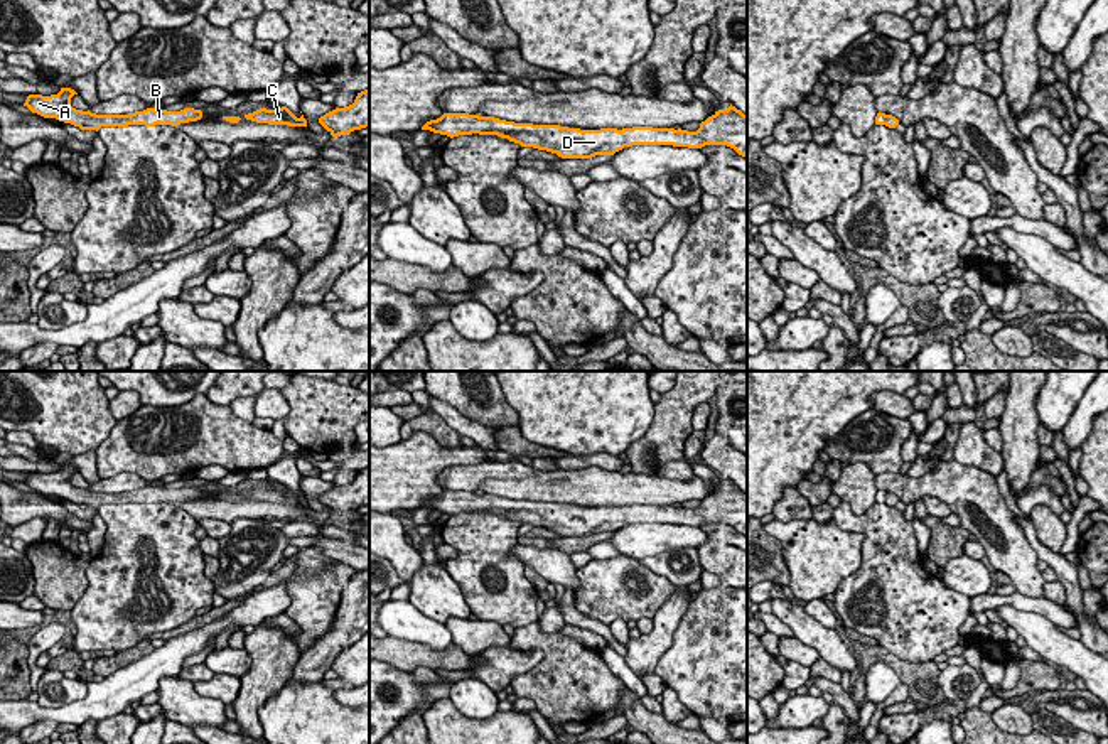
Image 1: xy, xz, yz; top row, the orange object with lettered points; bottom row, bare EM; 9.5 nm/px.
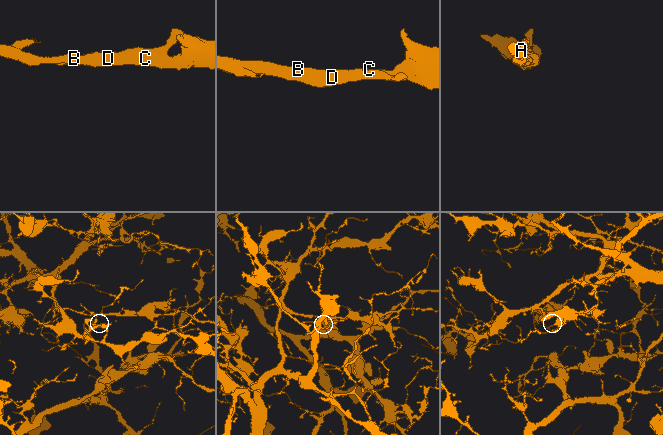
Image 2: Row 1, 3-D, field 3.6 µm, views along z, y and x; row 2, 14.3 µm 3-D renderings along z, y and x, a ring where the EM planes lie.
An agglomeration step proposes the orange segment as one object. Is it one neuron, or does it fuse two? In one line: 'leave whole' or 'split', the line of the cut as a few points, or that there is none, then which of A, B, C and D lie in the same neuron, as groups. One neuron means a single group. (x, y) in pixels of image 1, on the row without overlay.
leave whole; no cut; A B C D

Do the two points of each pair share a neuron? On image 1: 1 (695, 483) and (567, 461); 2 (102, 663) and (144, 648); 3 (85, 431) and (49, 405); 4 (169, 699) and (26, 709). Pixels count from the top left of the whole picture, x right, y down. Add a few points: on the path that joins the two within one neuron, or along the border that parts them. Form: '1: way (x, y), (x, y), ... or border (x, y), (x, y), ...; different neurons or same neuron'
1: border (577, 469), (599, 466), (618, 471); different neurons
2: way (112, 663), (134, 655); same neuron
3: way (76, 422), (58, 405); same neuron
4: border (177, 673), (166, 675), (155, 690); different neurons

